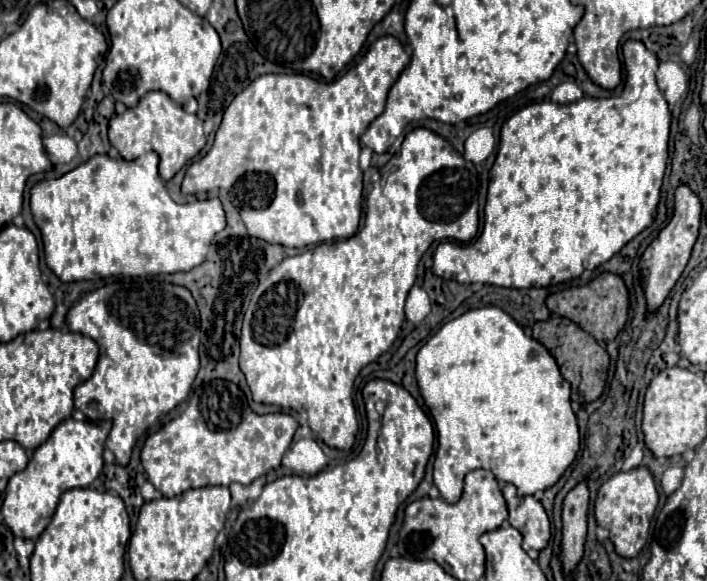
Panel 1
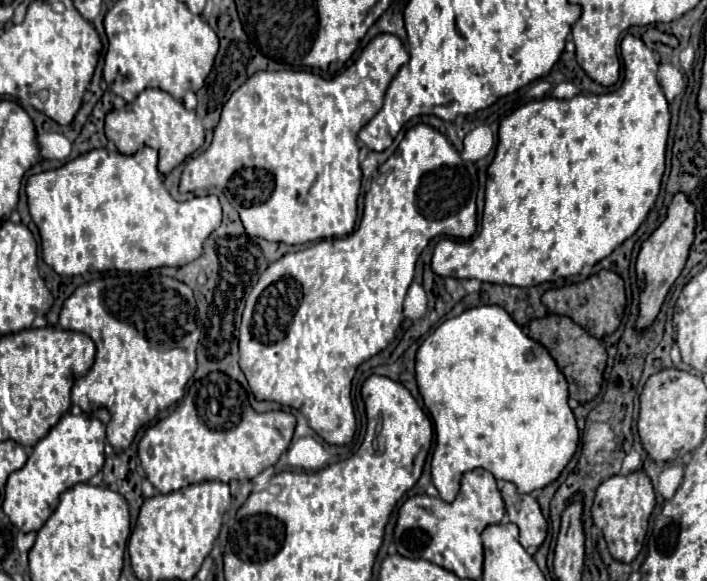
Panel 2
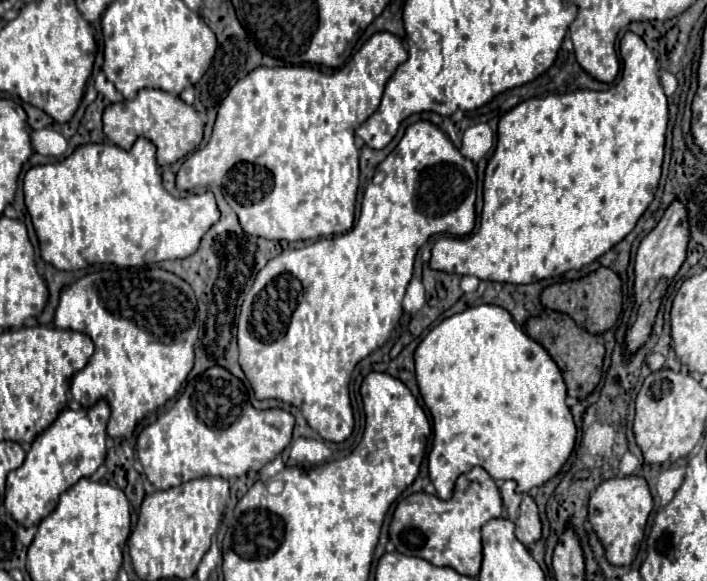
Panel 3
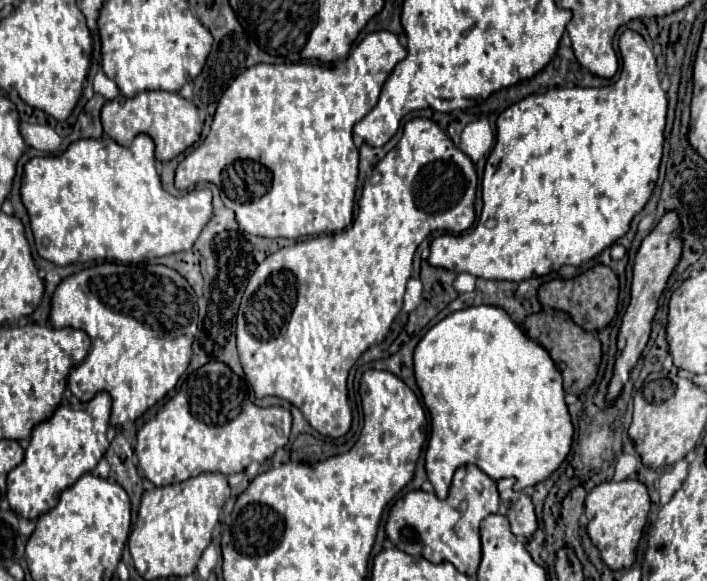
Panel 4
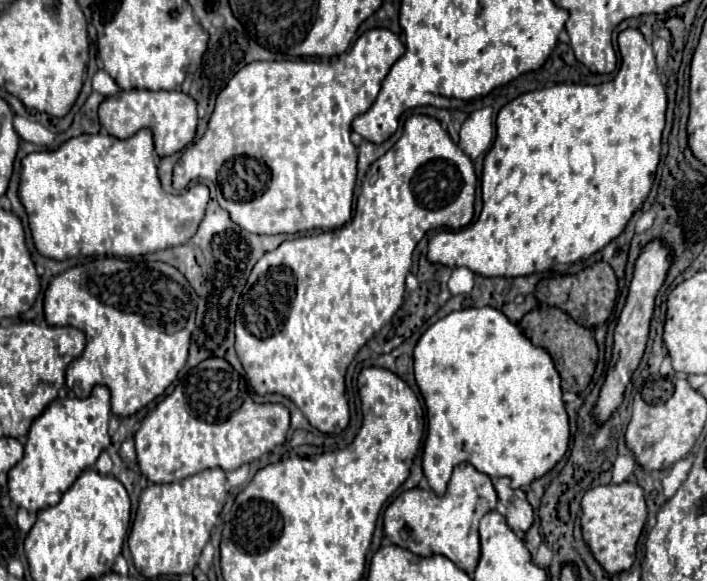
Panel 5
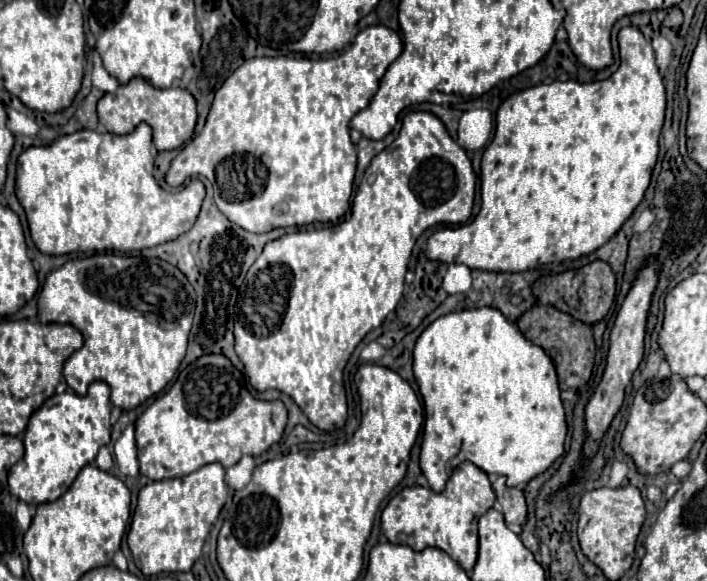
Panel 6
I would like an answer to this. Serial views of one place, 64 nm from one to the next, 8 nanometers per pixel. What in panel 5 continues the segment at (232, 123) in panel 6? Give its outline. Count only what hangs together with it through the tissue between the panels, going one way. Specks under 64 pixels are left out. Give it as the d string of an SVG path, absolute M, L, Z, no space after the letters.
M374 28L364 32L362 36L358 36L358 40L354 42L354 46L338 58L332 60L274 60L274 62L266 62L266 60L256 60L246 64L242 70L238 70L230 82L226 84L226 88L218 94L216 98L216 106L214 112L208 120L208 130L204 132L204 136L200 140L196 140L194 144L190 144L180 160L174 164L174 174L172 174L172 186L176 190L186 188L192 180L198 178L206 178L212 180L218 190L220 190L220 206L230 214L230 218L244 230L252 232L252 234L294 234L294 232L306 232L312 228L322 228L322 230L334 230L344 226L350 216L352 216L352 198L354 198L354 184L356 184L356 160L358 160L358 150L356 146L350 142L350 130L352 130L352 120L360 114L364 114L376 100L378 92L380 92L380 84L384 80L384 76L388 74L388 70L392 68L392 64L404 54L404 44L398 40L398 36L386 28Z

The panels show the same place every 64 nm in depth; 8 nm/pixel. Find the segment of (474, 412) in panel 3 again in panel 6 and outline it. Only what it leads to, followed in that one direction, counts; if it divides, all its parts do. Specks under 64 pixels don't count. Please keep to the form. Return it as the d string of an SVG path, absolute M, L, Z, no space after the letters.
M474 308L474 310L460 310L460 312L450 312L446 316L436 318L416 340L414 346L414 376L418 382L418 390L424 400L424 430L422 430L422 446L420 446L420 468L434 492L442 492L446 486L446 480L450 478L452 470L462 464L464 460L474 462L482 472L486 474L498 474L508 478L508 486L518 486L530 482L534 476L542 474L556 458L564 454L564 440L566 440L566 416L560 400L560 388L558 388L558 378L552 360L546 356L546 352L526 340L522 332L518 330L516 324L510 324L500 310L494 308Z

